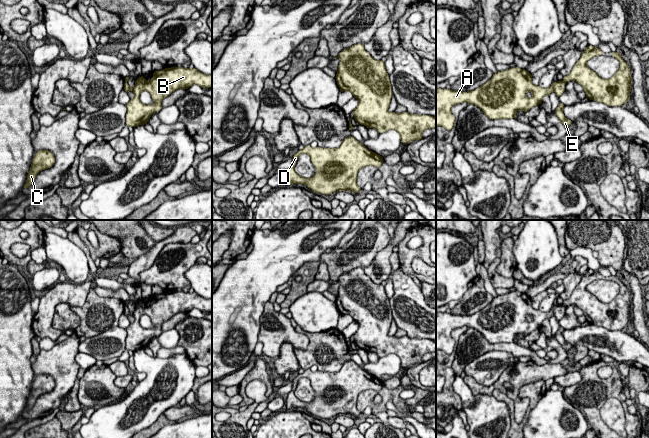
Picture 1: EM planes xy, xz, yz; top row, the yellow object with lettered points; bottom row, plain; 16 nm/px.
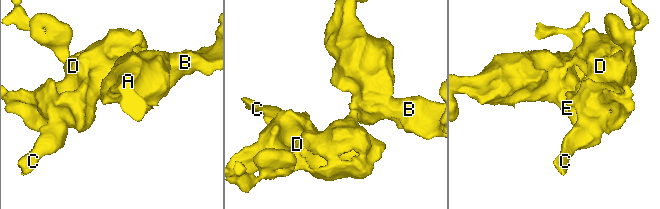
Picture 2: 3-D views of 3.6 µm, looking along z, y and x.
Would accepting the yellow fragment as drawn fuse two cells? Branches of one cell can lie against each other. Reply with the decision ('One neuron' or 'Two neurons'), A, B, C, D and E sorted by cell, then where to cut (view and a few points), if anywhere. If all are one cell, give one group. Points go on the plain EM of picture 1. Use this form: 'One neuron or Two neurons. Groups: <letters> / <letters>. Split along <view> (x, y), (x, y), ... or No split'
Two neurons. Groups: A B E / C D. Split along yz (562, 305), (564, 307)

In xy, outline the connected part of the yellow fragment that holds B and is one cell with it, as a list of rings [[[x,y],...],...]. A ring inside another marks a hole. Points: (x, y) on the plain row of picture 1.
[[[171,291],[165,292],[160,295],[153,296],[153,302],[150,305],[147,305],[142,299],[135,304],[135,309],[131,313],[128,307],[125,305],[124,314],[128,317],[130,314],[134,316],[134,322],[125,329],[127,332],[126,337],[126,349],[128,351],[136,351],[139,349],[144,349],[148,347],[151,339],[153,337],[158,337],[162,333],[162,324],[170,319],[175,314],[188,313],[192,309],[197,308],[201,312],[211,312],[212,311],[212,298],[206,299],[197,293],[193,292],[183,292],[183,291]],[[142,315],[147,315],[150,317],[152,323],[154,324],[153,328],[145,329],[140,325],[140,317]]]

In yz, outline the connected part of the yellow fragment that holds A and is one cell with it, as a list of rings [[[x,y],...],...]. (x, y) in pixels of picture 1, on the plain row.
[[[519,291],[493,297],[489,305],[473,315],[453,315],[436,310],[436,350],[442,350],[450,355],[455,346],[455,340],[452,338],[451,332],[463,326],[476,329],[489,343],[514,343],[518,334],[527,336],[532,331],[542,328],[543,321],[550,319],[553,315],[559,322],[565,315],[565,307],[563,305],[553,306],[549,312],[534,309],[530,296]]]

